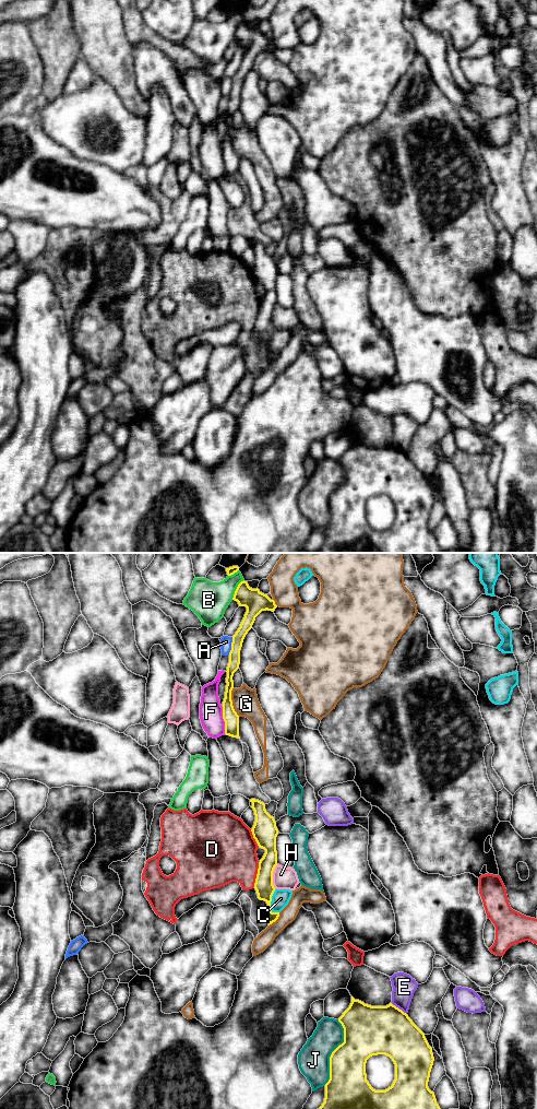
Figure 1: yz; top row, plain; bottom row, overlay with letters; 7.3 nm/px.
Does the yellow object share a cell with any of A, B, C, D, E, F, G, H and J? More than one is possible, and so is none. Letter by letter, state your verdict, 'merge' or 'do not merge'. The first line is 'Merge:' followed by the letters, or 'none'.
Merge: none
A: do not merge
B: do not merge
C: do not merge
D: do not merge
E: do not merge
F: do not merge
G: do not merge
H: do not merge
J: do not merge

